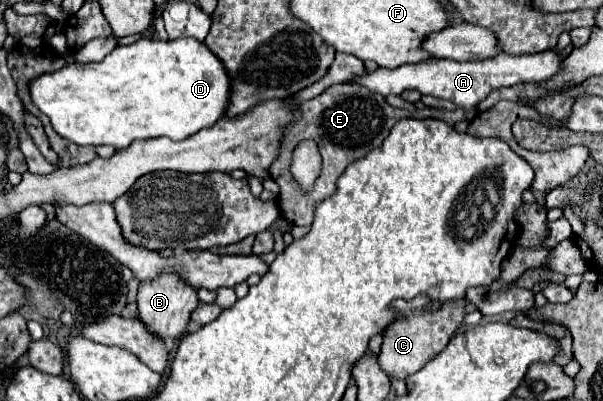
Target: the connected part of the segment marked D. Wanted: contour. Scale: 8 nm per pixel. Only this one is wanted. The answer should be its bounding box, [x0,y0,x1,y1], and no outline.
[29,38,229,150]

